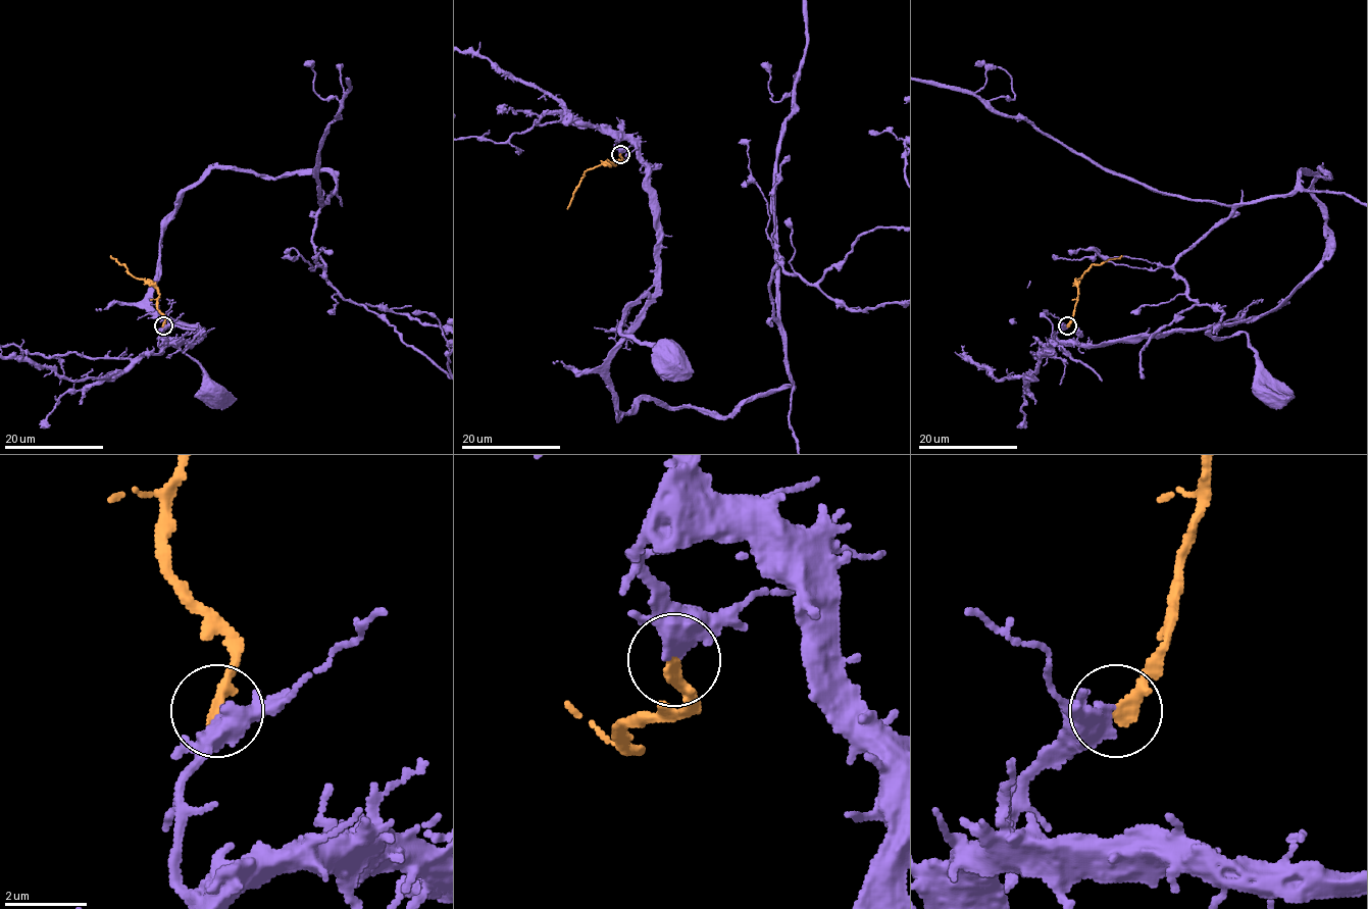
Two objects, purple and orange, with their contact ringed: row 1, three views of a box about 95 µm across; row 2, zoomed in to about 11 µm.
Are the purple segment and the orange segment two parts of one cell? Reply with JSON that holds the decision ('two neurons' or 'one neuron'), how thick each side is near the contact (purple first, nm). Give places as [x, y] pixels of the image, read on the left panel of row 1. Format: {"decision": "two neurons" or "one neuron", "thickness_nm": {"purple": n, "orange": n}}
{"decision": "one neuron", "thickness_nm": {"purple": 400, "orange": 240}}

